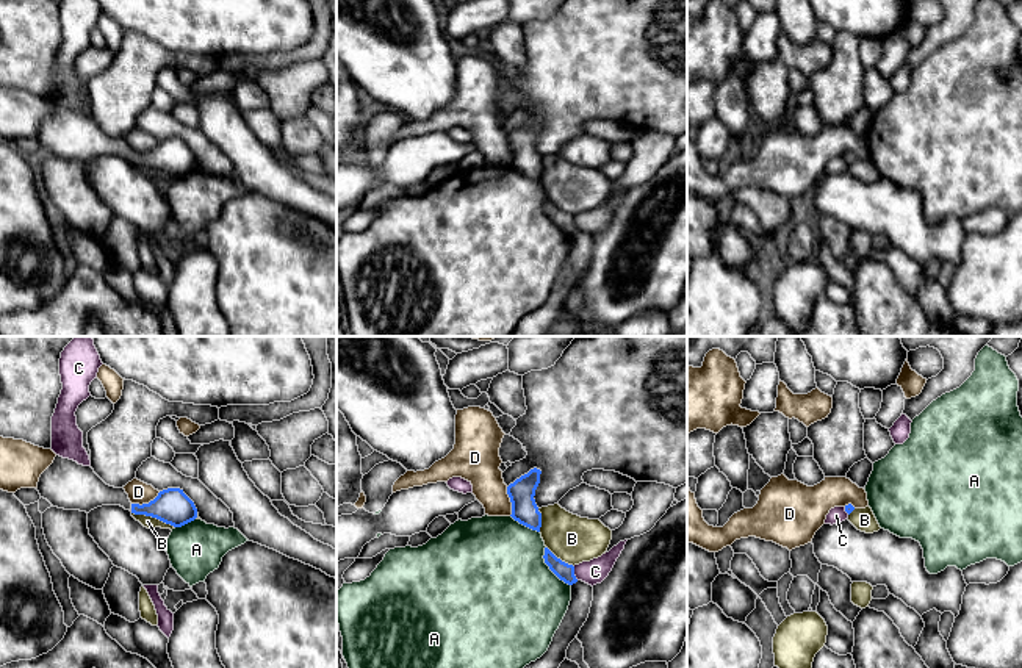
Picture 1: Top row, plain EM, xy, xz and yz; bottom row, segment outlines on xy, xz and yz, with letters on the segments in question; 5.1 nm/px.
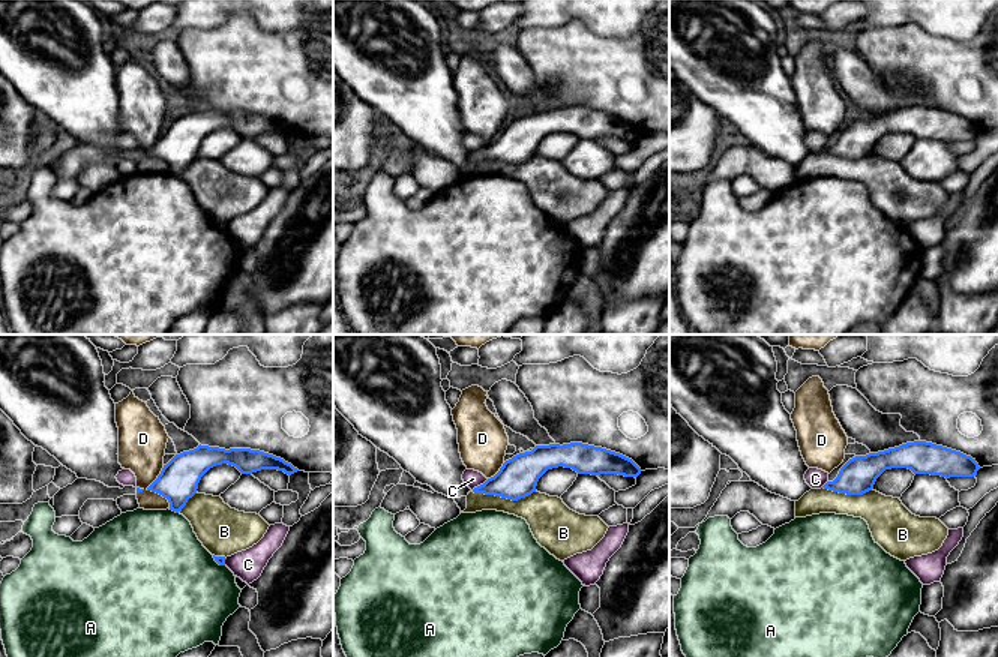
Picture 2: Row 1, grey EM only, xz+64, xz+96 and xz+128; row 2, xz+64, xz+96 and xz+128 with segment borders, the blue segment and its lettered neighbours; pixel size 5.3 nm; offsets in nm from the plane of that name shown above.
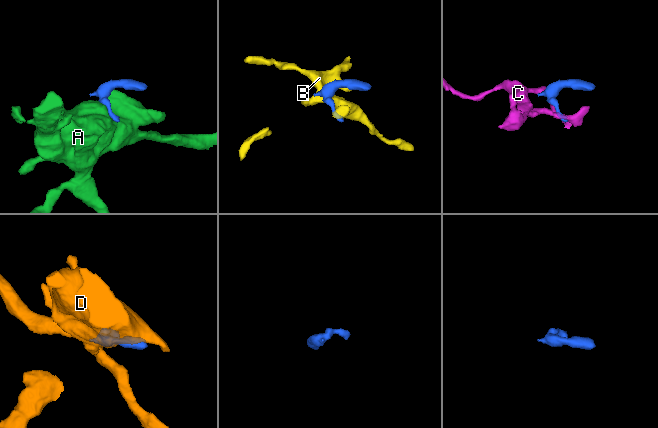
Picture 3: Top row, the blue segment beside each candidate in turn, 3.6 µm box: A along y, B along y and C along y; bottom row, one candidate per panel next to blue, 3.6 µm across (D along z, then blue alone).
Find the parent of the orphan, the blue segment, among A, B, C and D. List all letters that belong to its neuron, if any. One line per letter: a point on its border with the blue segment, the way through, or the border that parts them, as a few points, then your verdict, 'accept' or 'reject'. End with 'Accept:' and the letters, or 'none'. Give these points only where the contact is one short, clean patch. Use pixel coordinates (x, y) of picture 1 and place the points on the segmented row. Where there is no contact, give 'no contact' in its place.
A: meets blue in xz at (550, 568); reject
B: meets blue in xy at (154, 517); reject
C: meets blue in xz at (573, 573); reject
D: meets blue in xy at (146, 504); border along xy (160, 492), (147, 502), (132, 504); reject
Accept: none

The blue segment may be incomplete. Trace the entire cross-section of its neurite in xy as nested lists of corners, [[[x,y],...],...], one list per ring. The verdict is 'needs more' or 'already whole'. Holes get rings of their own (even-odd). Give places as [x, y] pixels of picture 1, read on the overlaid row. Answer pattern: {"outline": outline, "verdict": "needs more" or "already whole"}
{"outline": [[[59,455],[41,474],[36,490],[53,507],[64,510],[89,513],[102,505],[121,505],[135,515],[152,516],[174,527],[197,518],[194,502],[180,488],[163,490],[149,504],[131,504],[124,488],[106,485],[91,466]]], "verdict": "needs more"}

